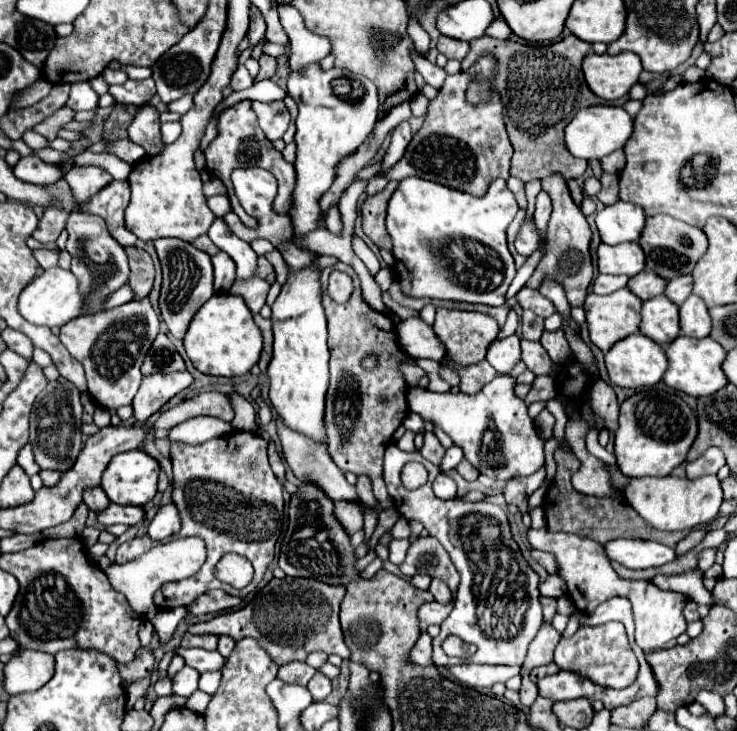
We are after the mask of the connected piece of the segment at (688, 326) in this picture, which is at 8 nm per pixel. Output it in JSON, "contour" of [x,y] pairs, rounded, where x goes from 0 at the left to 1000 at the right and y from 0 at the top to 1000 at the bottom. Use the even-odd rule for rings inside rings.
{"contour":[[[936,404],[923,417],[923,450],[934,461],[958,461],[963,456],[963,431],[950,406]]]}

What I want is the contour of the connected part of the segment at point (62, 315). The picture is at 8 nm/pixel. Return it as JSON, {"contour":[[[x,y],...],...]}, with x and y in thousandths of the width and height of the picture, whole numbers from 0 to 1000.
{"contour":[[[81,365],[62,368],[57,376],[52,376],[41,390],[33,393],[24,409],[24,425],[27,431],[46,442],[60,447],[84,447],[95,436],[111,431],[111,404],[106,401],[106,384],[98,376],[98,371],[87,371]]]}

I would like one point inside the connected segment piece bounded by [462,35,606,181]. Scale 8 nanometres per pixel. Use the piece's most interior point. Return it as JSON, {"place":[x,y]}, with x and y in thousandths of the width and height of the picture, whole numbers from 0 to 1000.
{"place":[735,118]}

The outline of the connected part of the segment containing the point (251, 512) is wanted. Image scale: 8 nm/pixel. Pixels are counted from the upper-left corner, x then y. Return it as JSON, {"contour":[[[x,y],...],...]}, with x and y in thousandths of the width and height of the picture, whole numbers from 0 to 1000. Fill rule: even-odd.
{"contour":[[[315,590],[312,595],[290,598],[266,611],[233,606],[231,628],[236,642],[233,685],[242,691],[247,707],[244,735],[274,735],[280,740],[282,765],[263,789],[239,798],[223,798],[223,803],[217,803],[209,814],[212,833],[223,836],[233,830],[255,830],[285,806],[301,806],[312,814],[334,817],[355,795],[364,773],[372,765],[372,748],[380,732],[380,713],[385,702],[383,663],[364,636],[361,603],[347,592]],[[312,754],[334,759],[345,773],[345,792],[331,806],[318,806],[290,792],[290,773],[304,756]]]}

